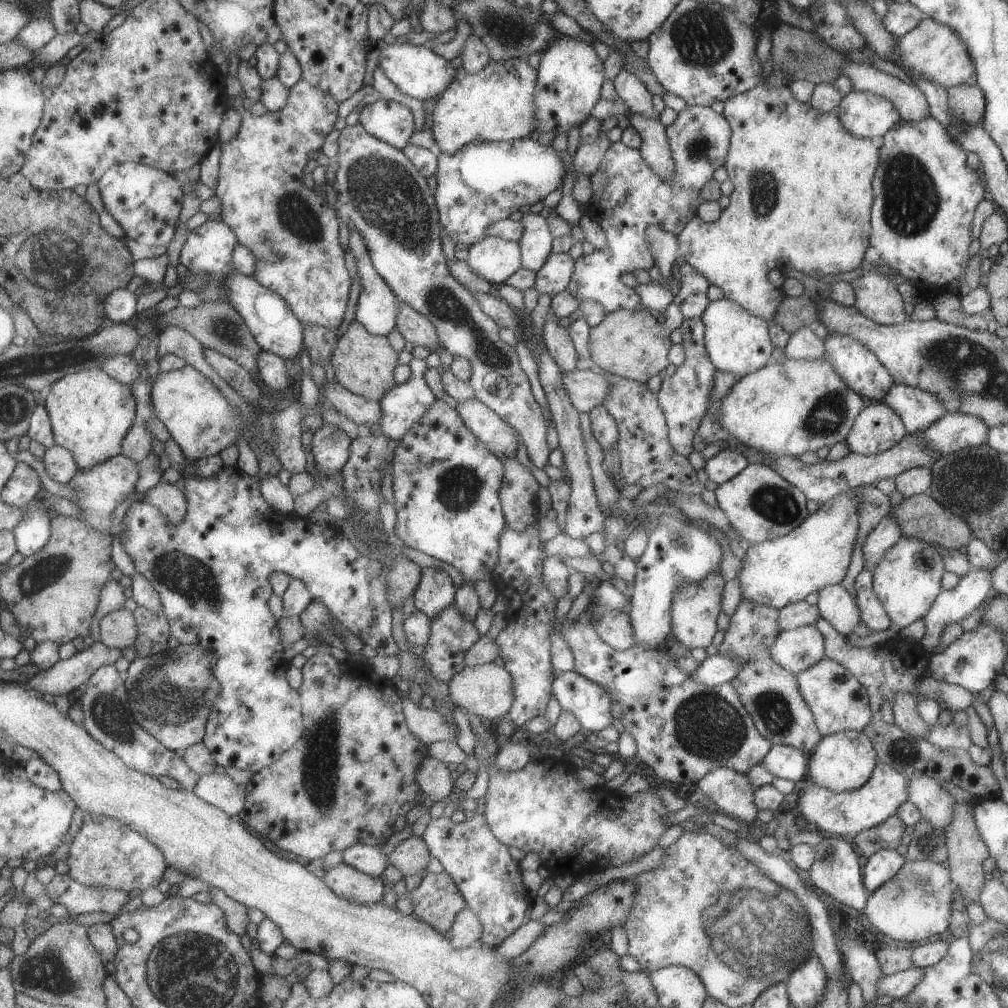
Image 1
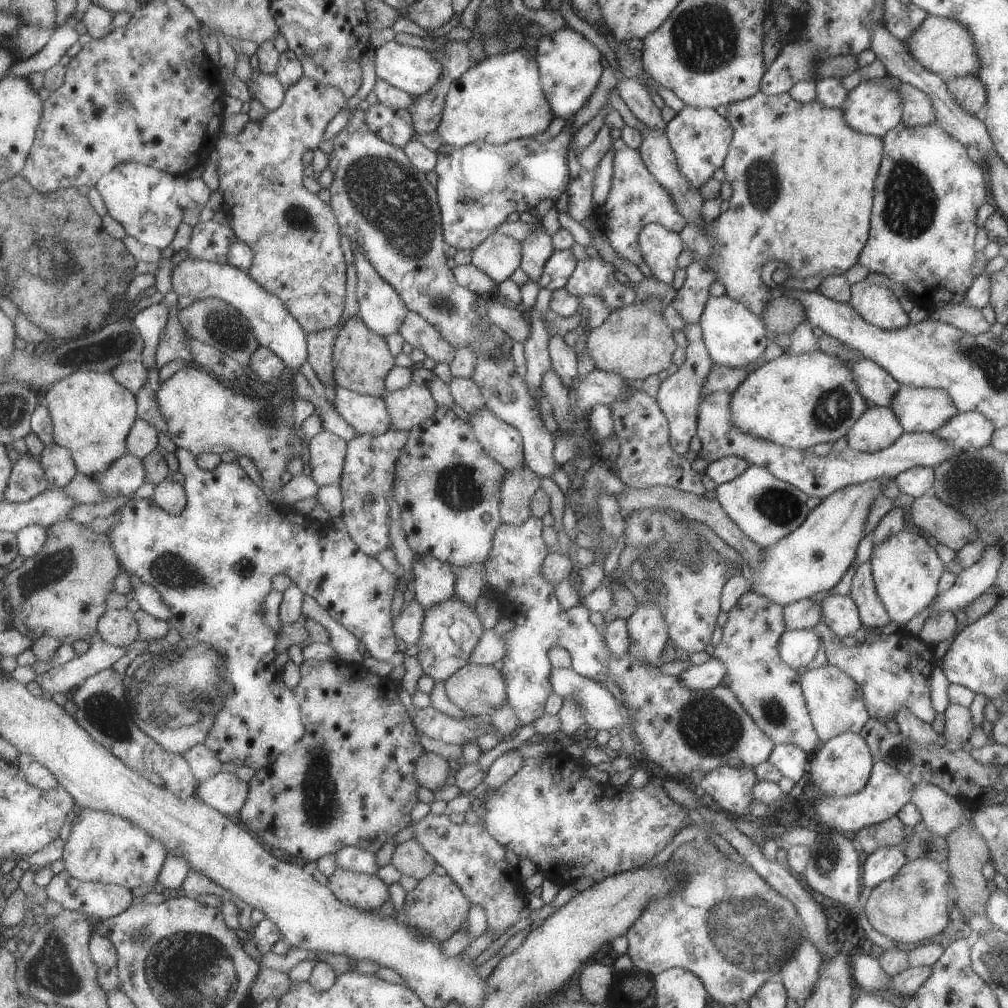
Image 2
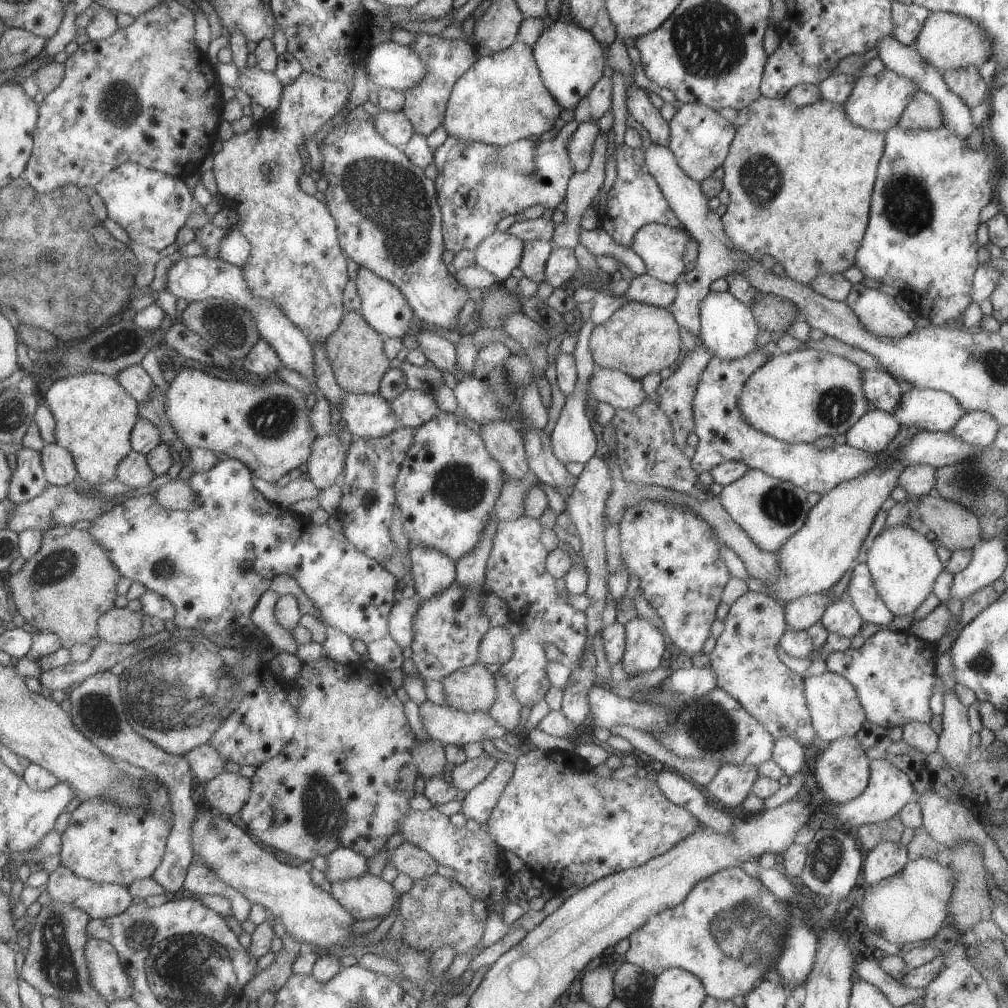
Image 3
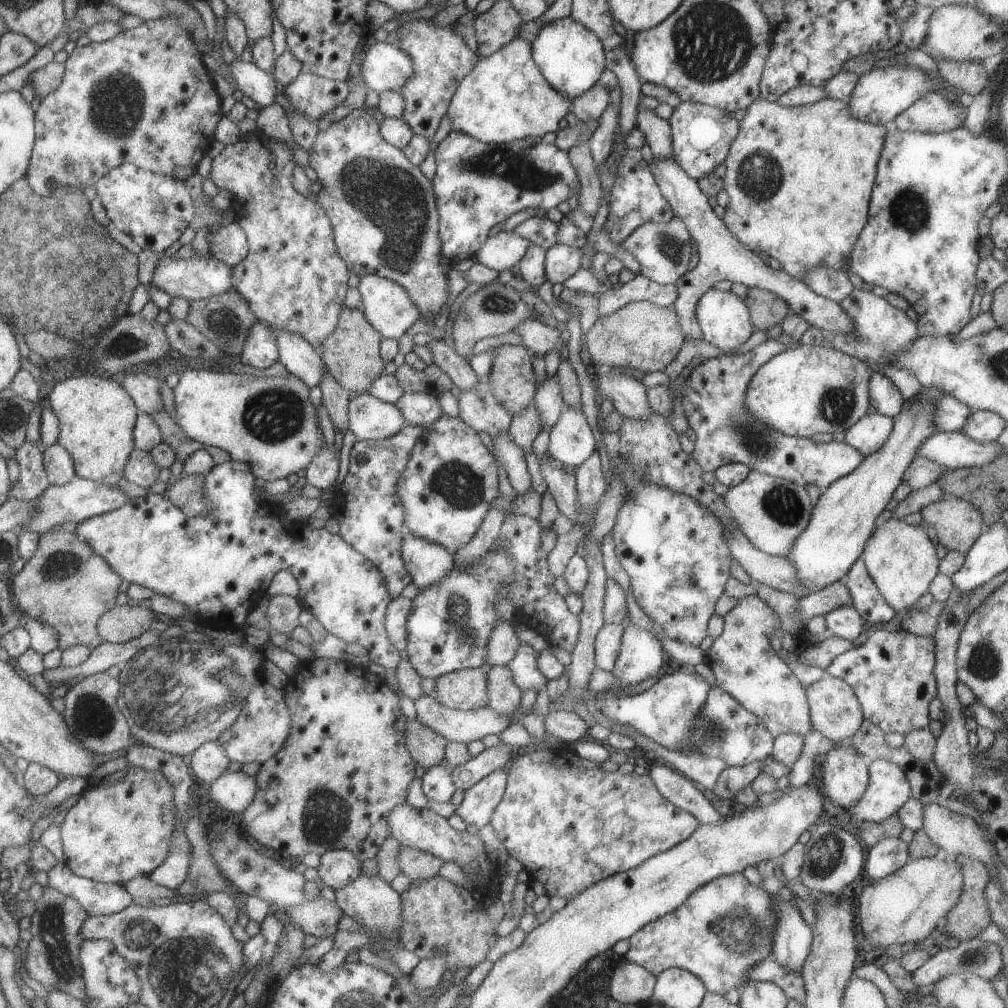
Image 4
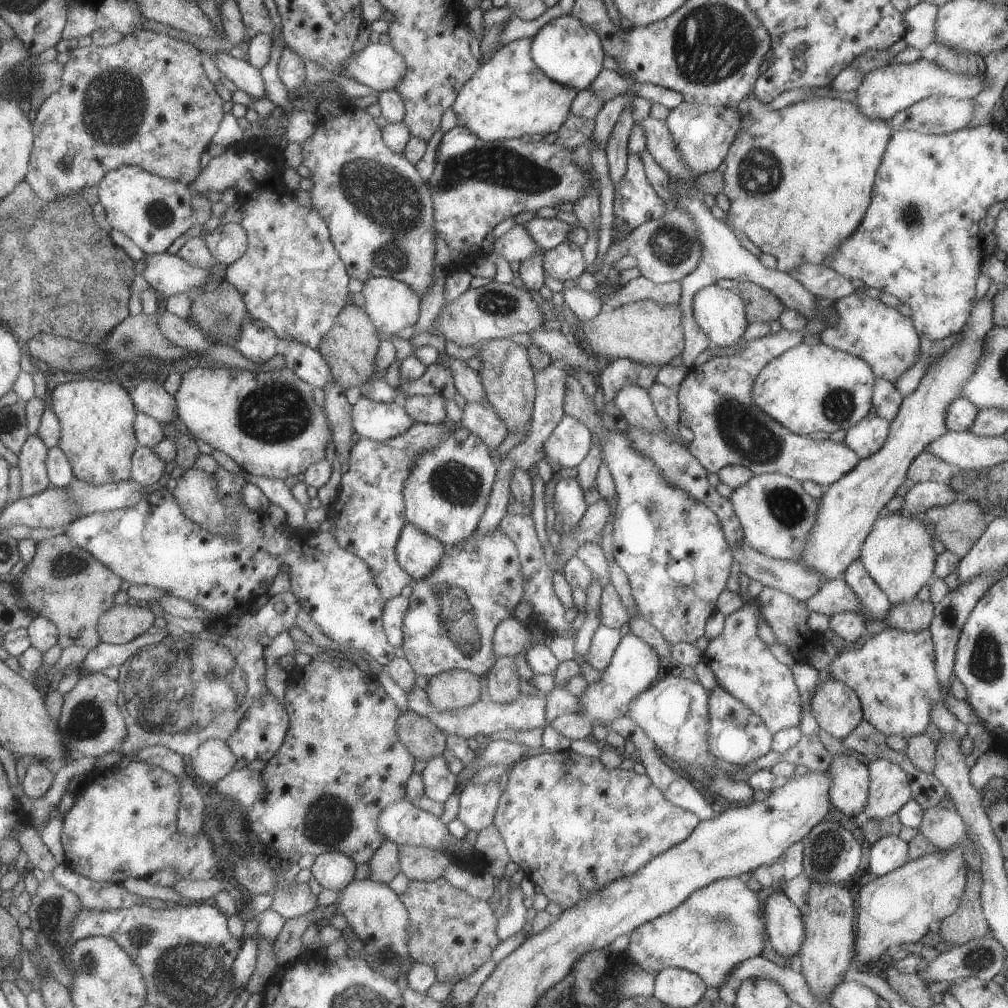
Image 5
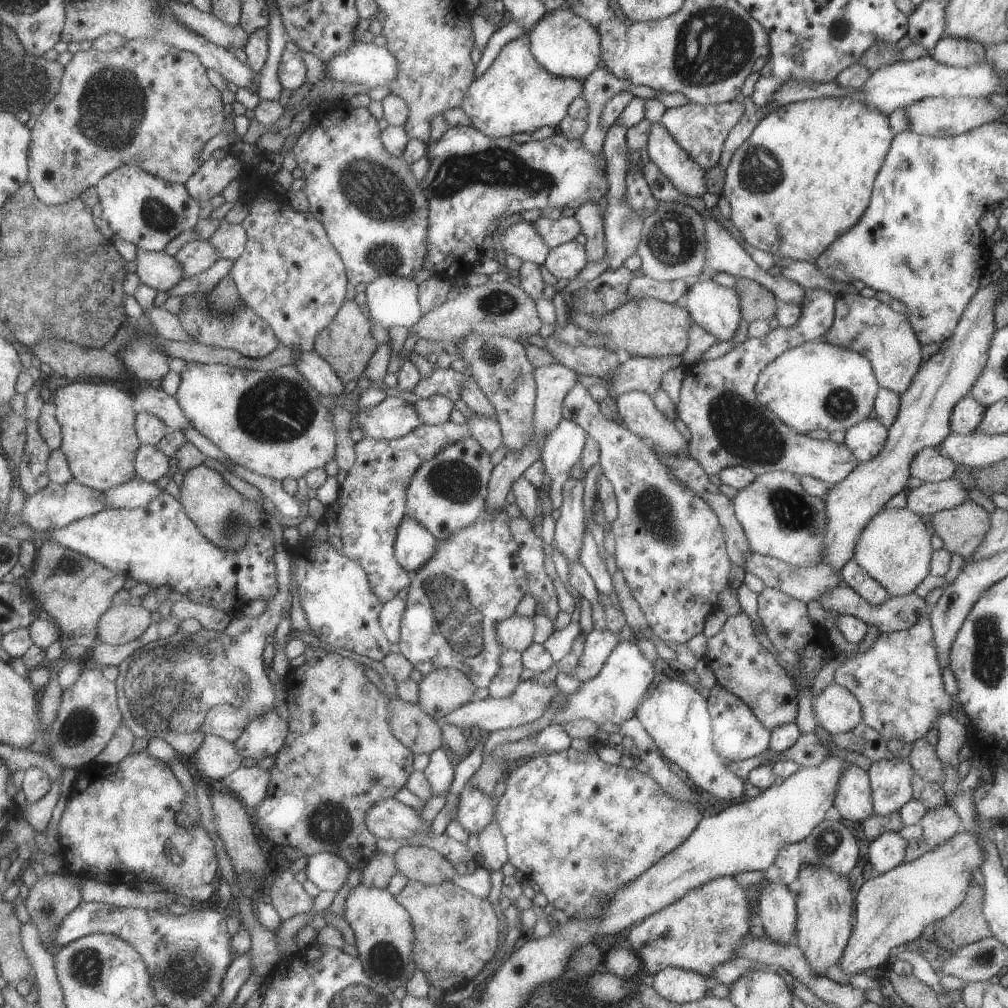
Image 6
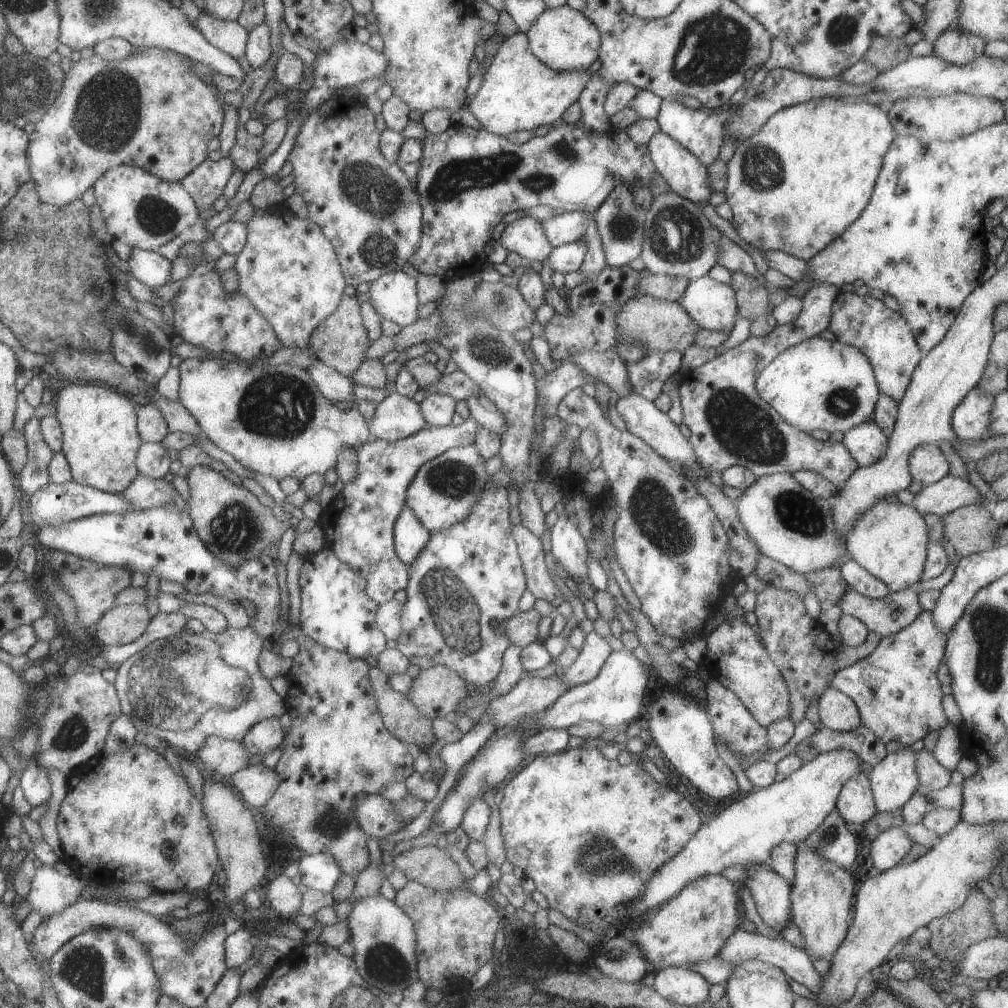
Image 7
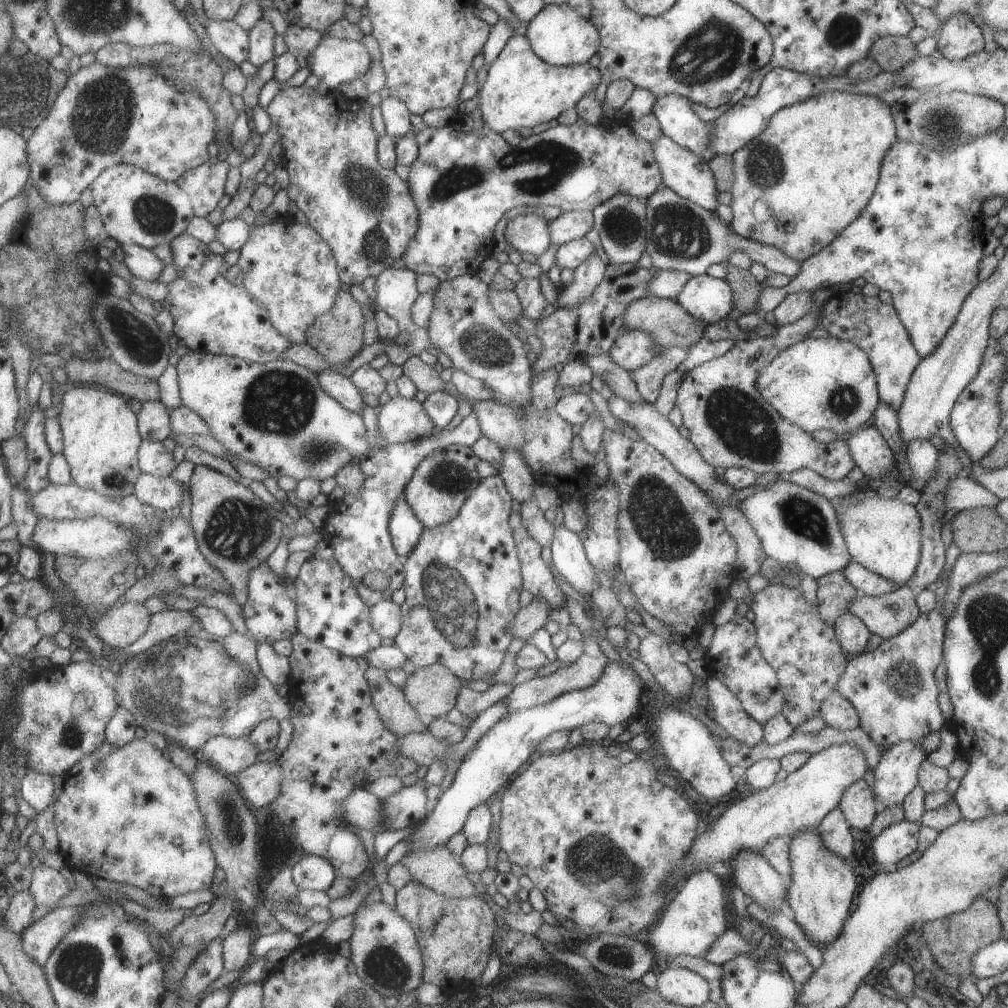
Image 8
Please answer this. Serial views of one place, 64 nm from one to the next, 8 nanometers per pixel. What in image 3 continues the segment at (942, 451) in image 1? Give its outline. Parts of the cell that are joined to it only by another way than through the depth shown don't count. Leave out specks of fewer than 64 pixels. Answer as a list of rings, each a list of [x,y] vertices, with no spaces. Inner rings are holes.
[[[965,411],[949,432],[964,443],[985,449],[995,440],[999,427],[1000,424],[989,413]]]

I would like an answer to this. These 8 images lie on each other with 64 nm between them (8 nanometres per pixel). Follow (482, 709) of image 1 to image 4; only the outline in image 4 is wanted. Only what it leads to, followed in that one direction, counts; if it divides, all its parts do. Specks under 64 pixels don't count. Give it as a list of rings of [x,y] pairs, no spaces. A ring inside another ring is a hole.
[[[487,668],[456,670],[435,683],[433,696],[446,707],[470,711],[489,705]]]

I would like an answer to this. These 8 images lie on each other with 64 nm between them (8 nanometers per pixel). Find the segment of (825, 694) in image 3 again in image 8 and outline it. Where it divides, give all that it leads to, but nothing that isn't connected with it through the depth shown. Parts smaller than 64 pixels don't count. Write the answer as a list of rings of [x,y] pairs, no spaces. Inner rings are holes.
[[[833,691],[821,703],[819,716],[827,724],[837,730],[859,728],[858,714],[853,705],[837,691]]]

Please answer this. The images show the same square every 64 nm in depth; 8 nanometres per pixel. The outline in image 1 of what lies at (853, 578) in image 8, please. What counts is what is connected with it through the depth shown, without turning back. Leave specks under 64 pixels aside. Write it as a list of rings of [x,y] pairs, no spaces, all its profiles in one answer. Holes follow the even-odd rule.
[[[867,567],[855,576],[853,588],[860,621],[868,632],[887,629],[891,624],[890,618],[872,589],[872,572]]]

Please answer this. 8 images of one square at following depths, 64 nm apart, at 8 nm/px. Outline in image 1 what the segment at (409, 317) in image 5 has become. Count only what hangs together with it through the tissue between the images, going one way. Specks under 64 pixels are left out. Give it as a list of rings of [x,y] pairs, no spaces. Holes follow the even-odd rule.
[[[354,226],[348,227],[348,233],[350,234],[350,251],[356,260],[361,283],[355,320],[362,322],[367,327],[367,330],[370,330],[374,335],[388,337],[398,328],[401,300],[392,289],[392,286],[379,274],[377,267],[373,264],[363,235]]]

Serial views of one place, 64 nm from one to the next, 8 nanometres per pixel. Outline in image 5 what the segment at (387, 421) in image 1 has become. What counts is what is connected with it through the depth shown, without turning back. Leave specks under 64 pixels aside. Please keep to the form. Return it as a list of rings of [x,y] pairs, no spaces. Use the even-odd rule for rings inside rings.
[[[417,395],[401,400],[419,423],[441,424],[447,418],[447,399],[439,395]]]

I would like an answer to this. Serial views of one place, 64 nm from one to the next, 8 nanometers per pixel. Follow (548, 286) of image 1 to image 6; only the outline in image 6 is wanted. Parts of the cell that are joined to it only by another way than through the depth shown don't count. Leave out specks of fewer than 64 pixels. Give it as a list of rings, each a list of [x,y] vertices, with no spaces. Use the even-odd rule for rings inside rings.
[[[575,240],[552,249],[545,266],[557,279],[566,278],[569,281],[581,272],[586,262],[584,245]]]

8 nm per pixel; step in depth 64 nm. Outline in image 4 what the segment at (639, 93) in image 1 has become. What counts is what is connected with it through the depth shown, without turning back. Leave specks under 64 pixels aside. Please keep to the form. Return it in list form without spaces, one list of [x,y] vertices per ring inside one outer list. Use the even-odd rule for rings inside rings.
[[[638,104],[635,127],[643,132],[645,142],[651,149],[652,156],[658,159],[671,159],[673,156],[670,126],[652,110]]]

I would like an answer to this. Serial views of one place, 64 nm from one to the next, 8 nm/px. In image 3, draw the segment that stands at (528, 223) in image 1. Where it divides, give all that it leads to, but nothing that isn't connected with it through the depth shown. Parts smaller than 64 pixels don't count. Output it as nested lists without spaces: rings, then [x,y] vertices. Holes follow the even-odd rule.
[[[527,241],[519,266],[524,276],[537,284],[546,282],[546,264],[555,247],[553,241]]]

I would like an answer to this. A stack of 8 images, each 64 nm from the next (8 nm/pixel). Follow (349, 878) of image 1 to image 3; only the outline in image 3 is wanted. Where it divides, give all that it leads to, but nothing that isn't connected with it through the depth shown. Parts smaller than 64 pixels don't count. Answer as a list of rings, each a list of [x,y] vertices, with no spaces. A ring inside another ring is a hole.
[[[367,873],[360,877],[350,878],[338,883],[331,884],[332,895],[352,914],[356,917],[356,920],[367,920],[367,918],[377,918],[382,916],[384,919],[389,916],[395,906],[400,904],[400,894],[398,890],[385,880],[382,875],[375,876]]]

